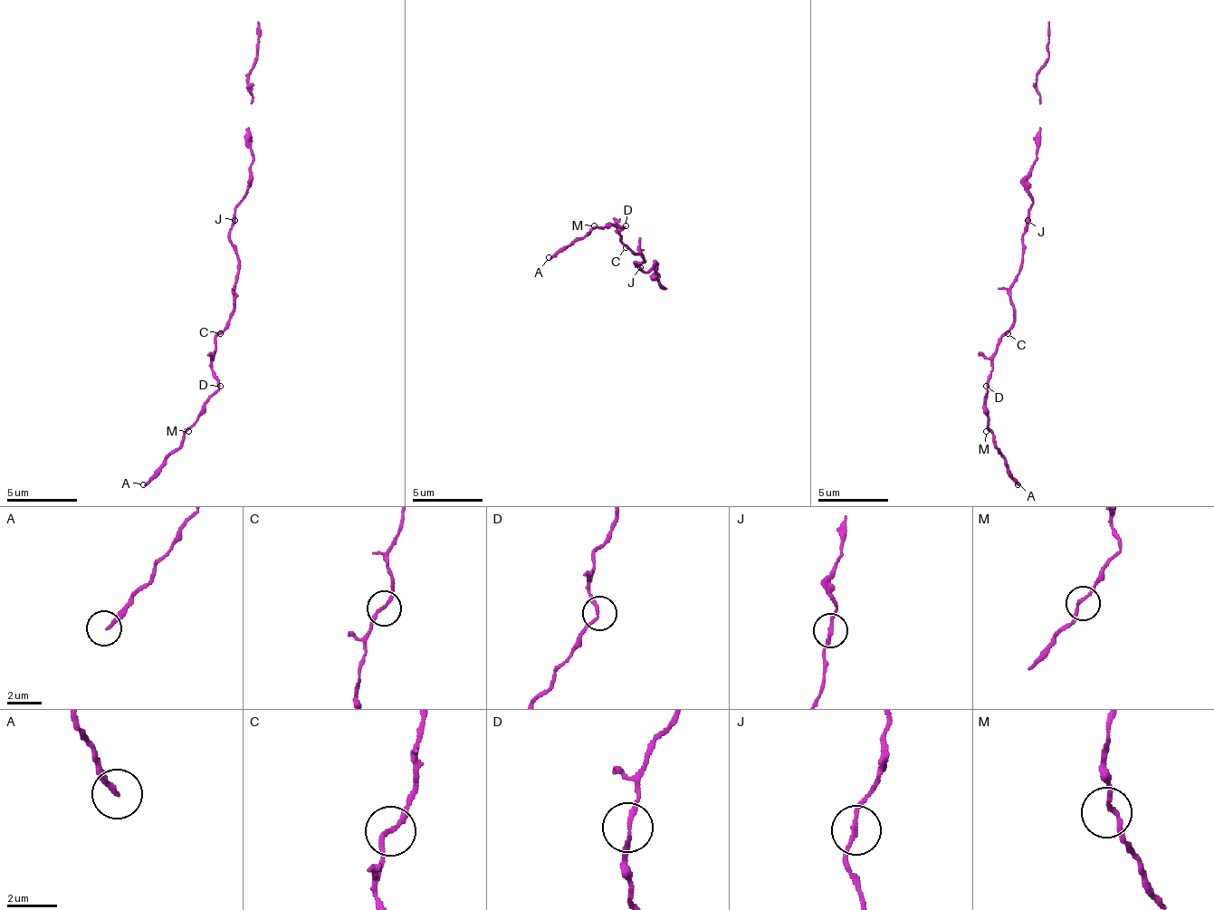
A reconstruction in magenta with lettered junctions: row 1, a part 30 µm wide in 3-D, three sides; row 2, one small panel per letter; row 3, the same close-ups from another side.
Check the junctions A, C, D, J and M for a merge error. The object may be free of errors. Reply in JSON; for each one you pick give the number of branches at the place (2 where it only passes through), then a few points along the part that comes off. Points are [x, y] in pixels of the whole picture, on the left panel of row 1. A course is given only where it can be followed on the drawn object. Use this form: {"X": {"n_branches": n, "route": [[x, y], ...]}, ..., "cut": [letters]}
{"cut": []}

